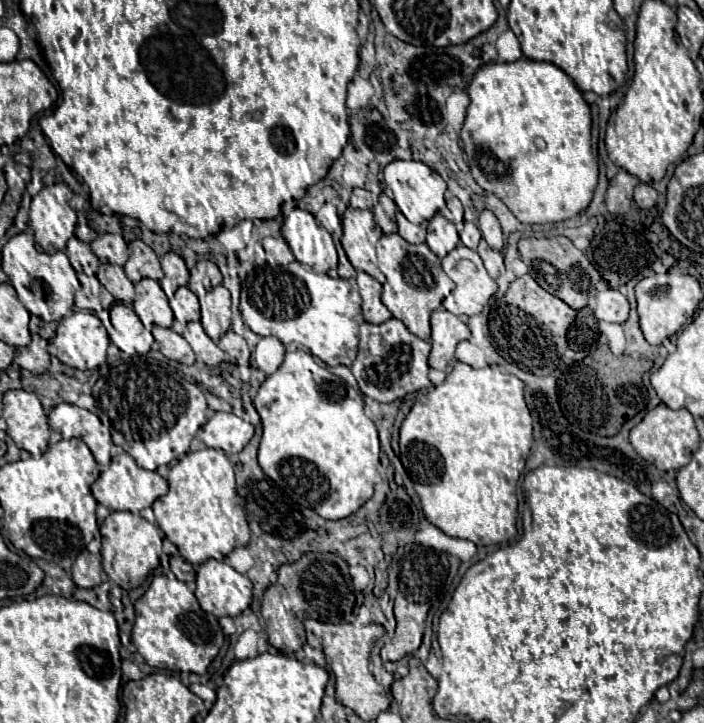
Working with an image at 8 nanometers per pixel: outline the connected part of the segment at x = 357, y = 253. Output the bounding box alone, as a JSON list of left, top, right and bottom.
[342,207,386,283]

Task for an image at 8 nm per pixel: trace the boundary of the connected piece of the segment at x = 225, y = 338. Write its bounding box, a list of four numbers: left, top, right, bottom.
[218,331,250,365]

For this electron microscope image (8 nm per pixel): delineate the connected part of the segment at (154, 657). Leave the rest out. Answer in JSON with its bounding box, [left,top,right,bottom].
[132,575,224,675]

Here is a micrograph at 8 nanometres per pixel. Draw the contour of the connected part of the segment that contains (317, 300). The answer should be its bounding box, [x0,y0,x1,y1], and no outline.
[240,261,364,367]

